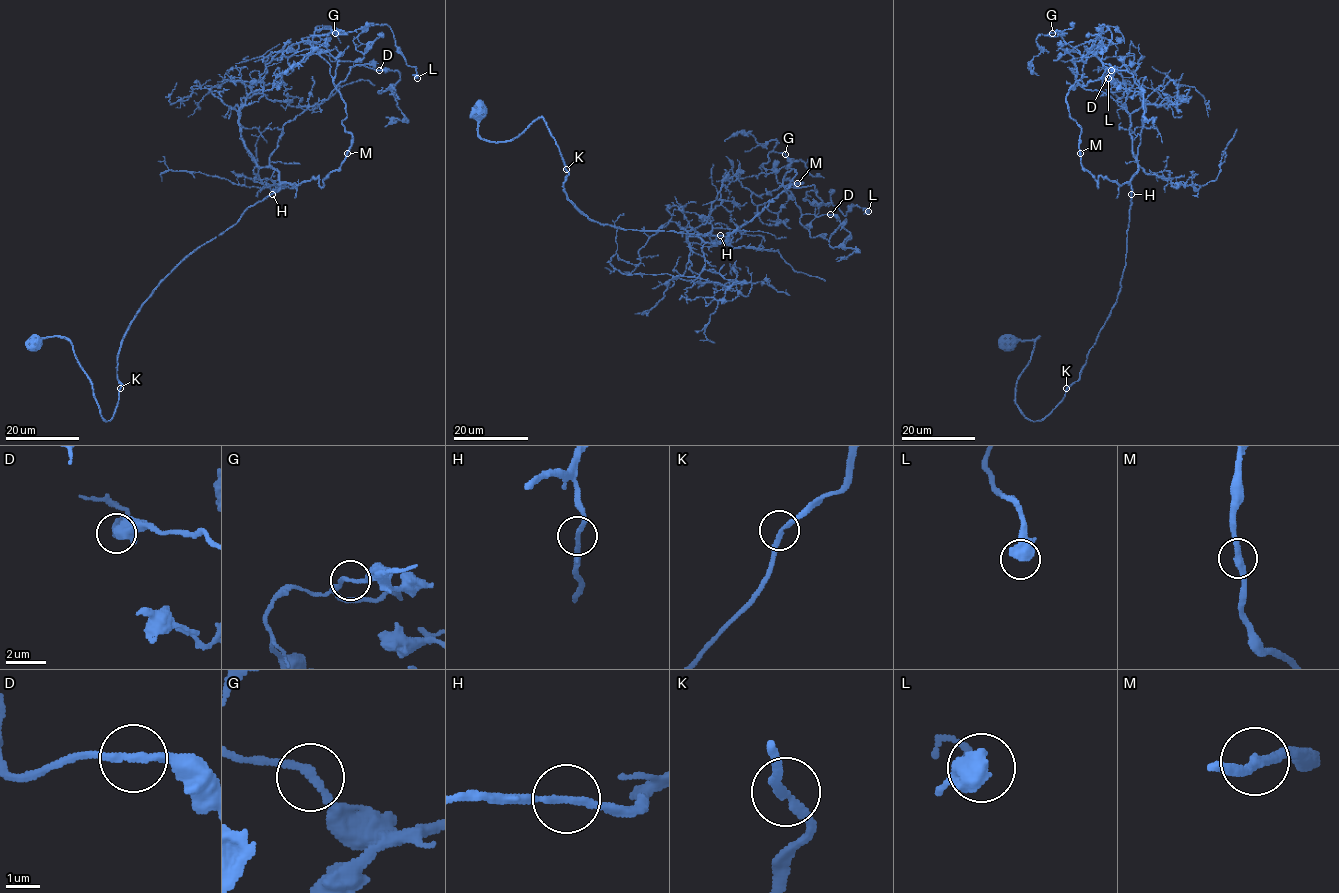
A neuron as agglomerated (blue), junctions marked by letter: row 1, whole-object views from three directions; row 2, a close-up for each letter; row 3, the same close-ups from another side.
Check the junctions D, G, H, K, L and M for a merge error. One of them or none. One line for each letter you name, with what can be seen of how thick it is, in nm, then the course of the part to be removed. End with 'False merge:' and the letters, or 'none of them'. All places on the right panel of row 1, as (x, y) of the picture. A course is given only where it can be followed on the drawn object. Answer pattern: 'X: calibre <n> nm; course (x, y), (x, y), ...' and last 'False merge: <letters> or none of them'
False merge: none of them

